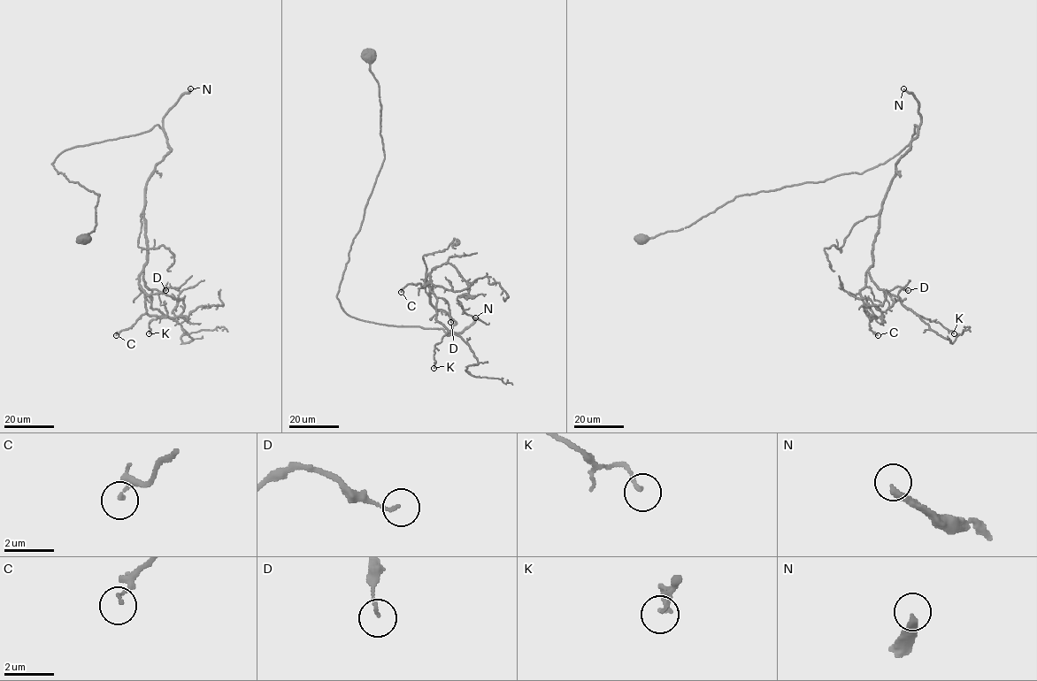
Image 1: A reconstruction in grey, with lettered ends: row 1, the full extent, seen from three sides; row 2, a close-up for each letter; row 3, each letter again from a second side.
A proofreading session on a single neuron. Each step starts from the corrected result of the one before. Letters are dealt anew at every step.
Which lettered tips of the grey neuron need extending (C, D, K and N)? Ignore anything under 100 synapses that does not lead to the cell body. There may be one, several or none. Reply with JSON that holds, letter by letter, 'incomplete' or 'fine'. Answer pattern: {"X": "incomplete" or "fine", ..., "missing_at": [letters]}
{"C": "fine", "D": "fine", "K": "fine", "N": "incomplete", "missing_at": ["N"]}

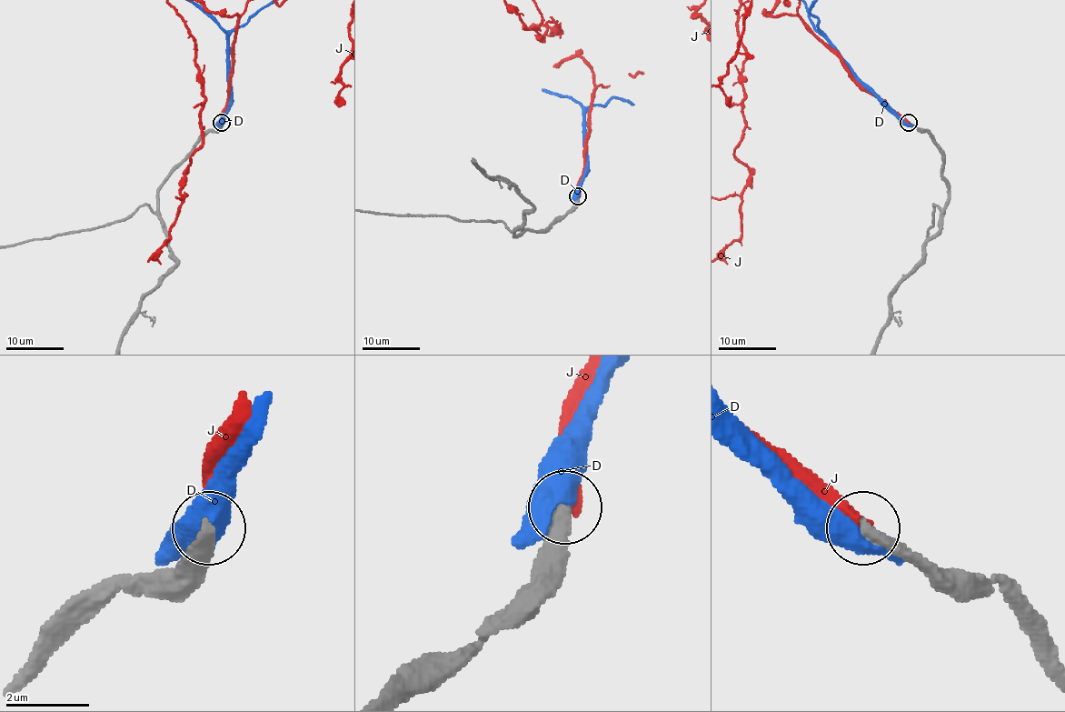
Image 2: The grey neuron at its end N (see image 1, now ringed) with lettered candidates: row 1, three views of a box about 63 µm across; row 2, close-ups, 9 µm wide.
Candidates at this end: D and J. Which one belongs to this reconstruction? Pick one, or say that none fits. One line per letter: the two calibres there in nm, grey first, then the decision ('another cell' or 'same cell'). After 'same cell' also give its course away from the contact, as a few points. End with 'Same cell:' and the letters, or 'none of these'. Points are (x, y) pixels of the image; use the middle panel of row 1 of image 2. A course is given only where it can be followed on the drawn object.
D: 400 nm thick on the grey side, 480 nm on the other; another cell
J: 340 nm thick on the grey side, 320 nm on the other; same cell
Same cell: J

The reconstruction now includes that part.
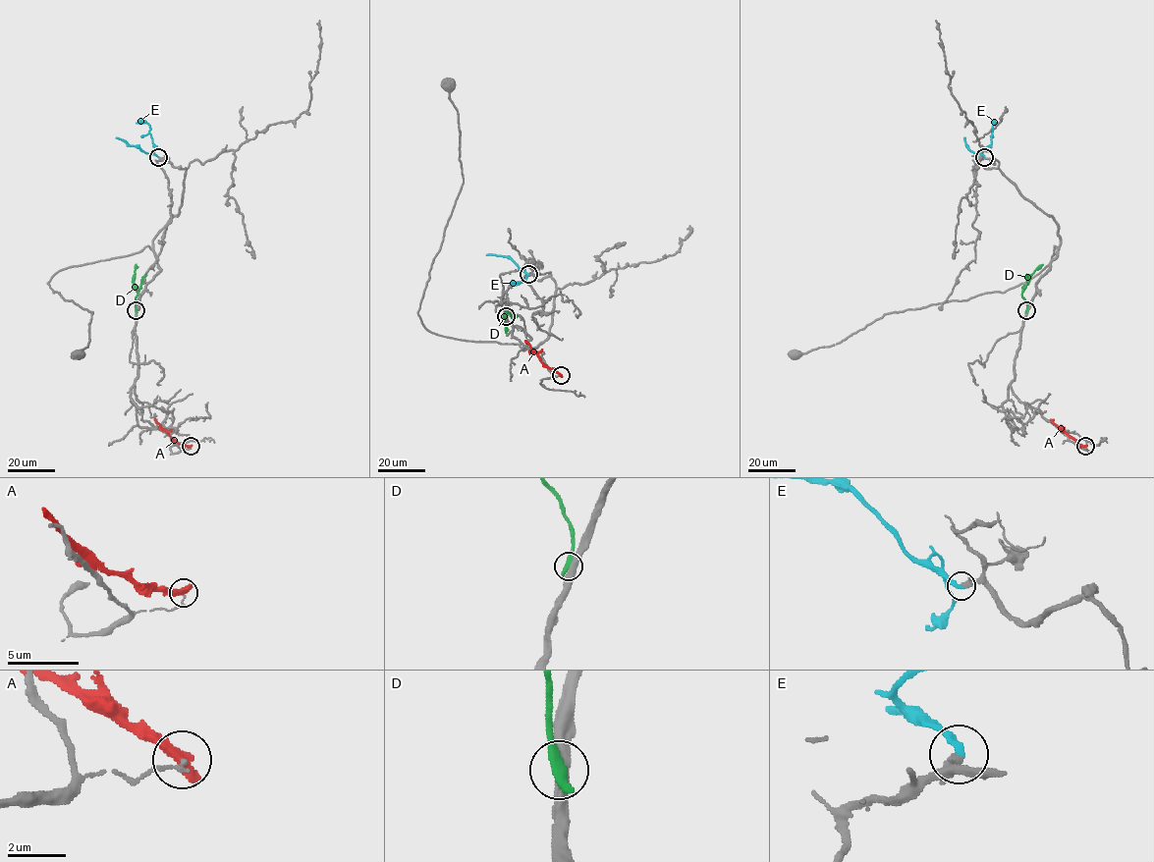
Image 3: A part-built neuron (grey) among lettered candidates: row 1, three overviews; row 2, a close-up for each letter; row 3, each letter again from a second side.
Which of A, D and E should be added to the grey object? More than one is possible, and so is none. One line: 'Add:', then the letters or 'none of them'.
Add: E

